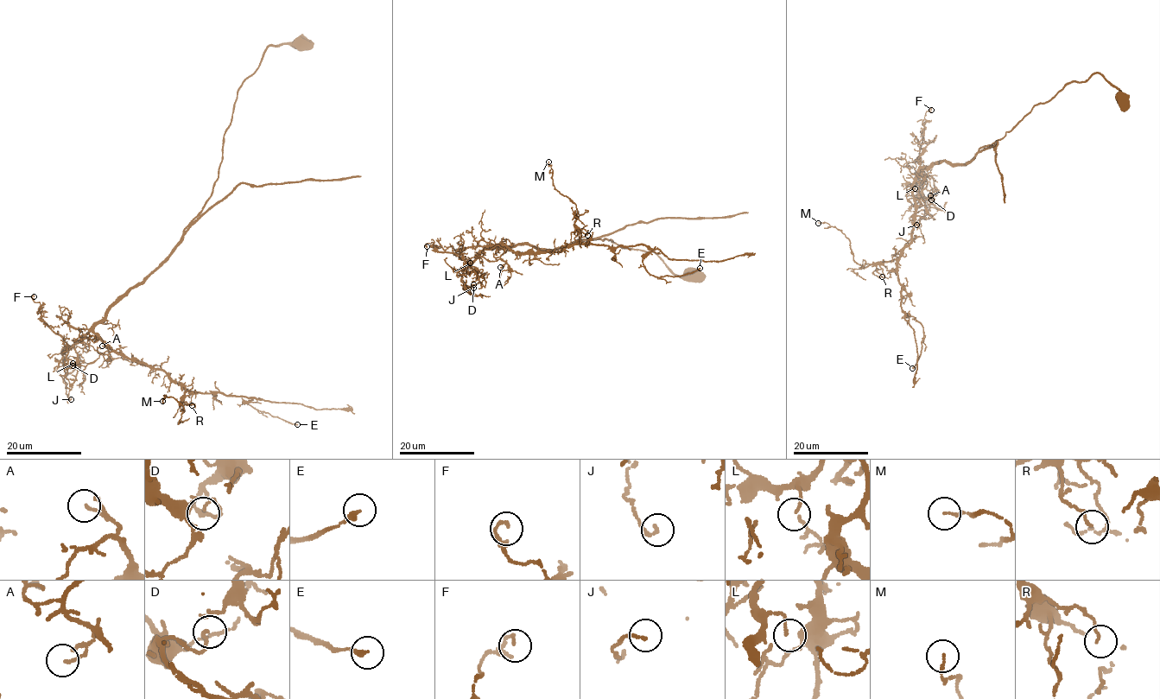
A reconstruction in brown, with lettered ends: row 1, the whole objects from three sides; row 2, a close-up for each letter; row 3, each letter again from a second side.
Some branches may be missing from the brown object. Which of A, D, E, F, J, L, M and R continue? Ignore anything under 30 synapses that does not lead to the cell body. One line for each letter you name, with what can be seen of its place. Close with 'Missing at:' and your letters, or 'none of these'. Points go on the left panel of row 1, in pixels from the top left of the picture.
Missing at: none of these

